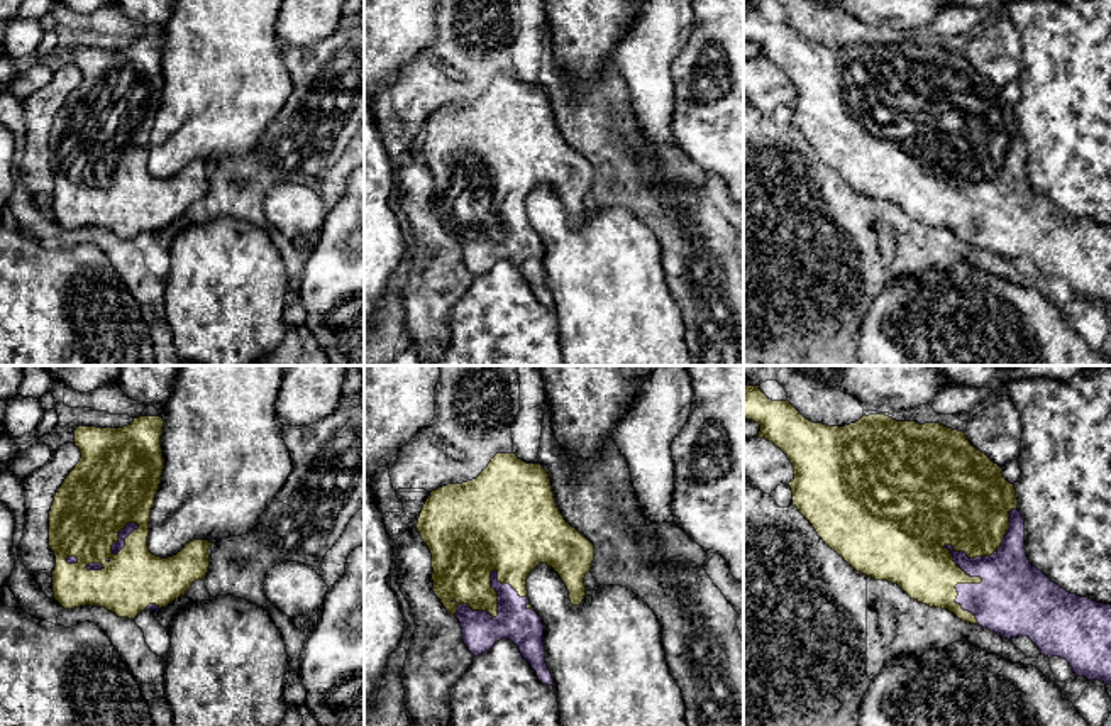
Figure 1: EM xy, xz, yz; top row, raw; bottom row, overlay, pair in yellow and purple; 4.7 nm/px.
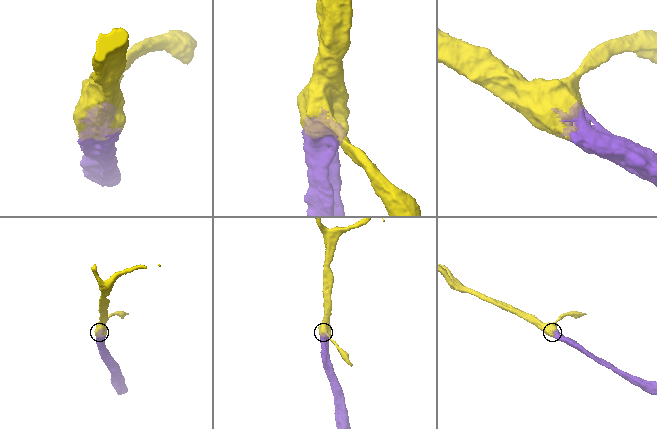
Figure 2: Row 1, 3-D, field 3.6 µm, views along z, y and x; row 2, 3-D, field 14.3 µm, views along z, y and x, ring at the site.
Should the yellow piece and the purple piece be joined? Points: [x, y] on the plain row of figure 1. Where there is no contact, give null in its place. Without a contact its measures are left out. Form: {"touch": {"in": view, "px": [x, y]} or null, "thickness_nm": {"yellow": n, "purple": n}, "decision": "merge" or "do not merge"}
{"touch": {"in": "yz", "px": [952, 180]}, "thickness_nm": {"yellow": 380, "purple": 200}, "decision": "merge"}

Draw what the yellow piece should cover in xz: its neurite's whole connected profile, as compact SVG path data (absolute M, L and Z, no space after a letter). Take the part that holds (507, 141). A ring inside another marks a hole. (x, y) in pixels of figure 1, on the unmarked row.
M496 74L476 100L432 112L422 129L417 151L432 174L434 213L459 240L462 262L469 272L474 278L483 276L496 262L508 259L537 293L539 301L554 306L545 284L544 244L527 218L527 198L539 184L547 184L564 201L571 225L579 227L586 217L584 198L594 181L594 166L561 135L547 91L540 85L523 83L515 74Z

